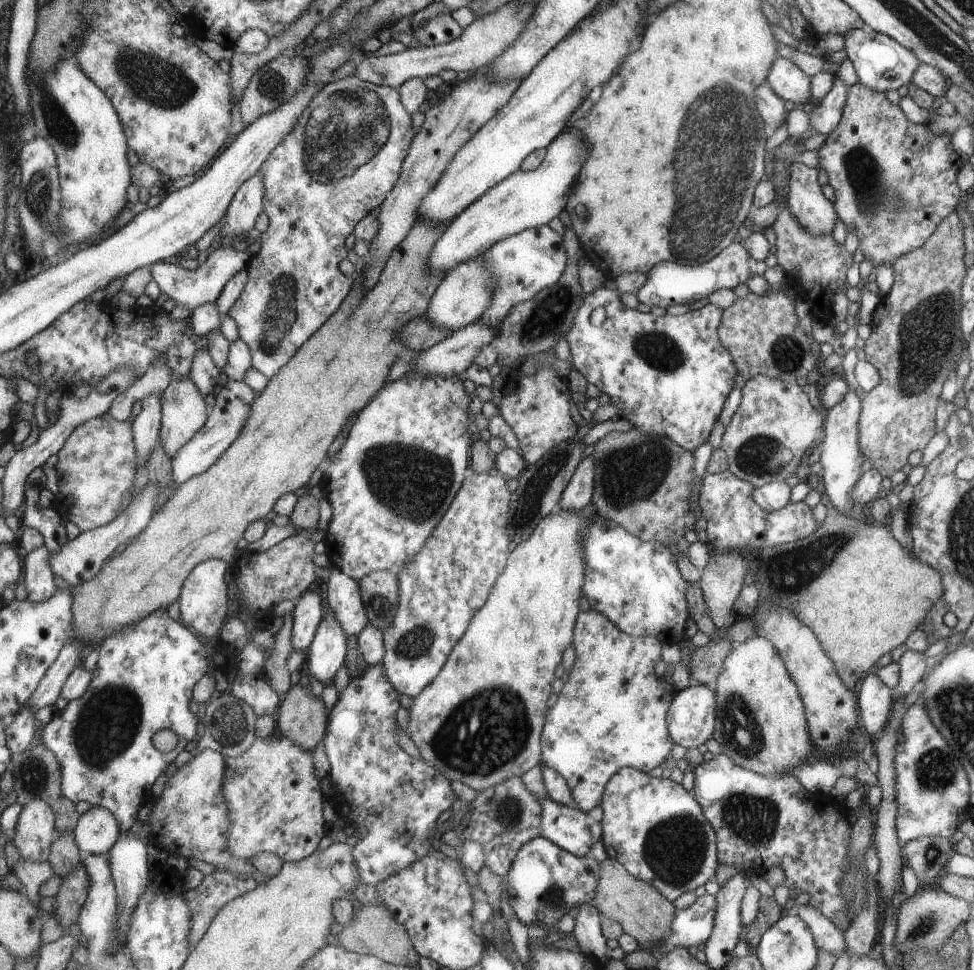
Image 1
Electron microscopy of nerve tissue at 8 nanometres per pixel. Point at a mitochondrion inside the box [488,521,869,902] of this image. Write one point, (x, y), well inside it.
(675, 852)

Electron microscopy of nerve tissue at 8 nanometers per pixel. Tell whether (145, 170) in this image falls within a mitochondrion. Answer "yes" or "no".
no

